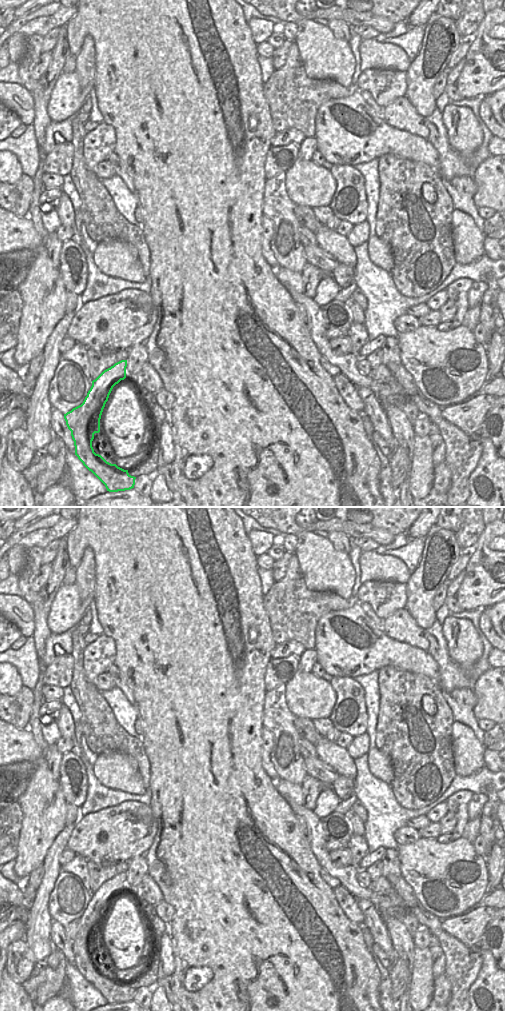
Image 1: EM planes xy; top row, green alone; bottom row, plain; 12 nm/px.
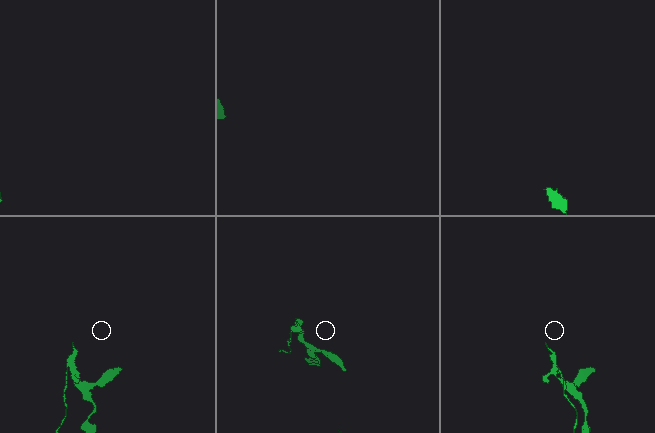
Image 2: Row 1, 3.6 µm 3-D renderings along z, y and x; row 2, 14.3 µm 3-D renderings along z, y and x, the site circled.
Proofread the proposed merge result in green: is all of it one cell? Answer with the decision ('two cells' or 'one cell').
two cells

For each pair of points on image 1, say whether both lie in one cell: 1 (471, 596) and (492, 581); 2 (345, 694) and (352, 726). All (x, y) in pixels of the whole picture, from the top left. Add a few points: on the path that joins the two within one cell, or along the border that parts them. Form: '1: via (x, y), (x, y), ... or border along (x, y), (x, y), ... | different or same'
1: via (476, 596), (487, 586) | same
2: via (354, 699), (357, 702), (356, 713), (358, 717) | same

